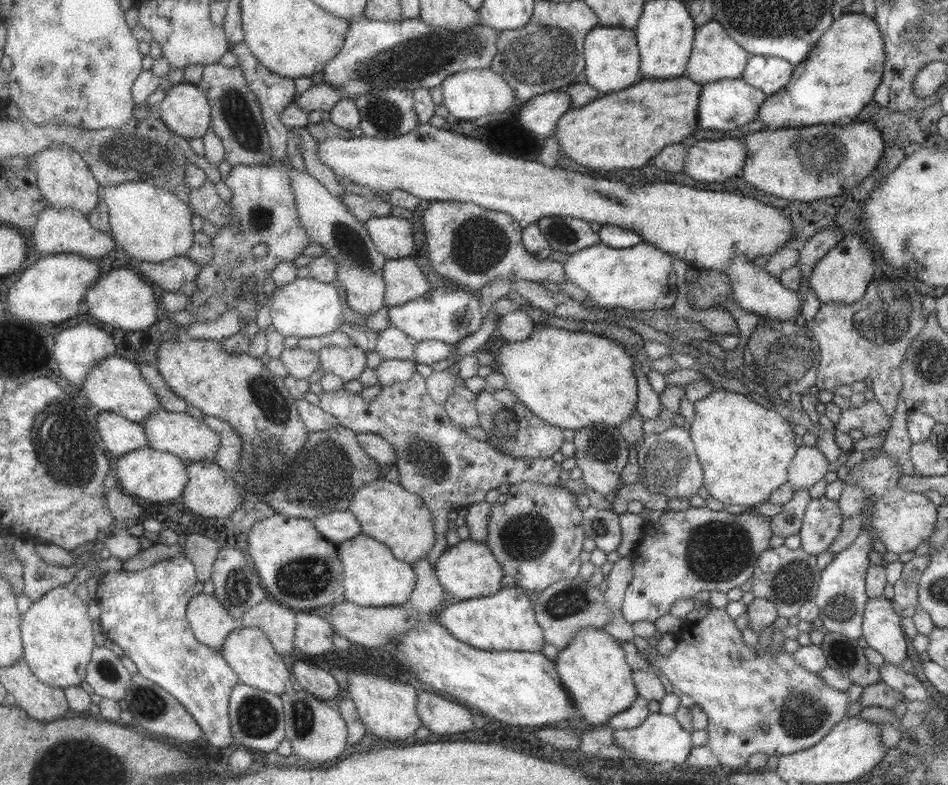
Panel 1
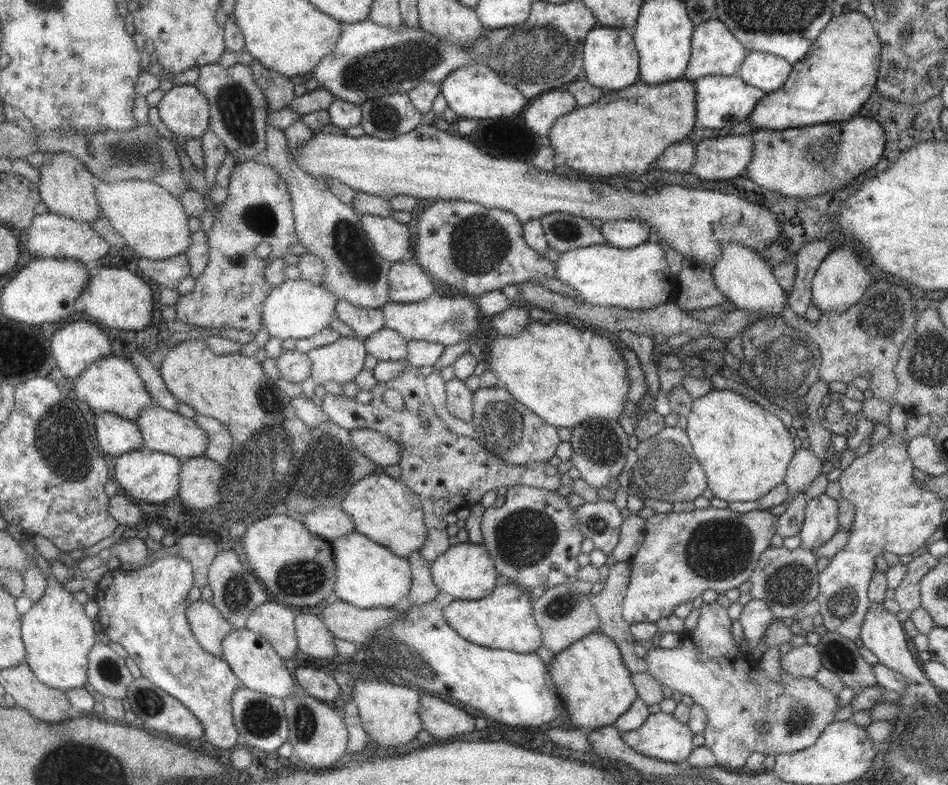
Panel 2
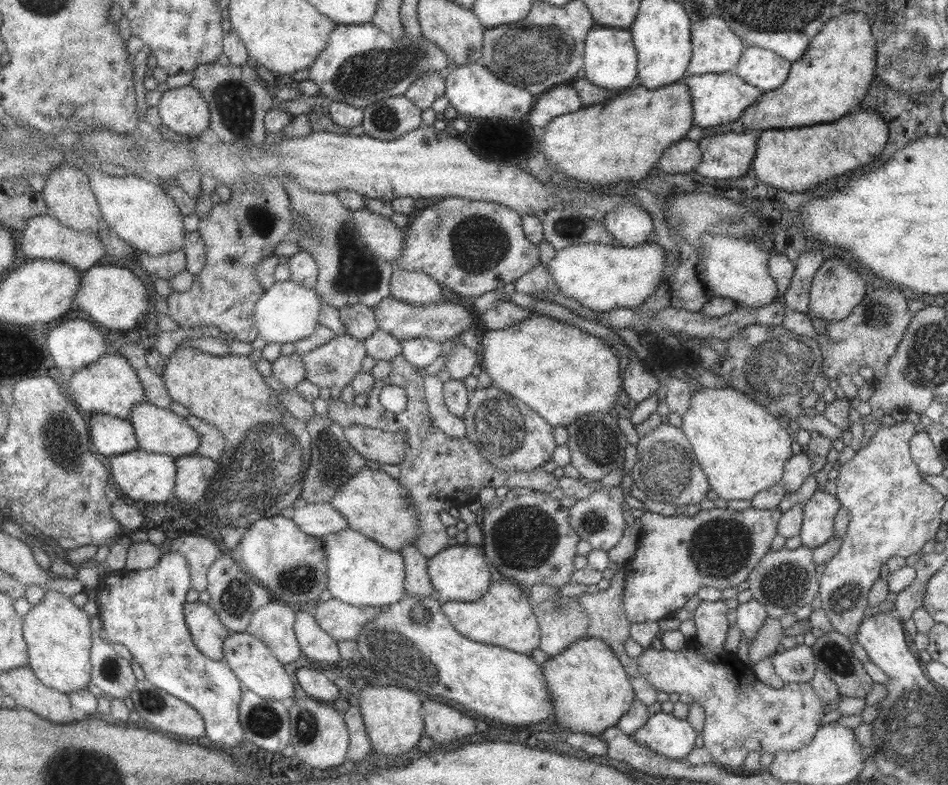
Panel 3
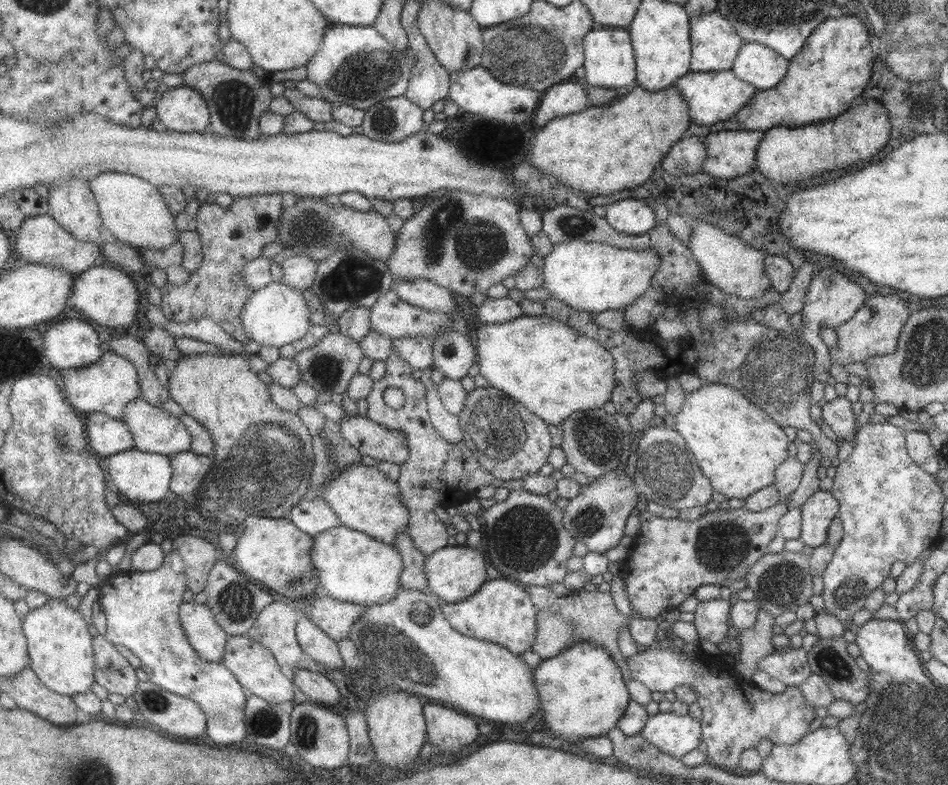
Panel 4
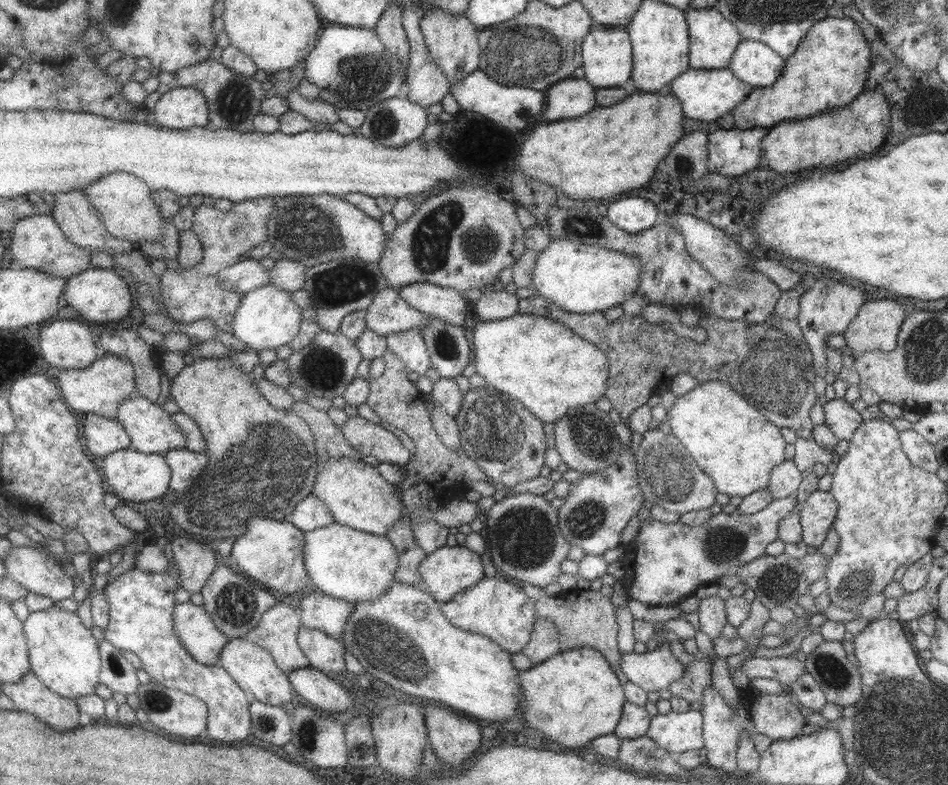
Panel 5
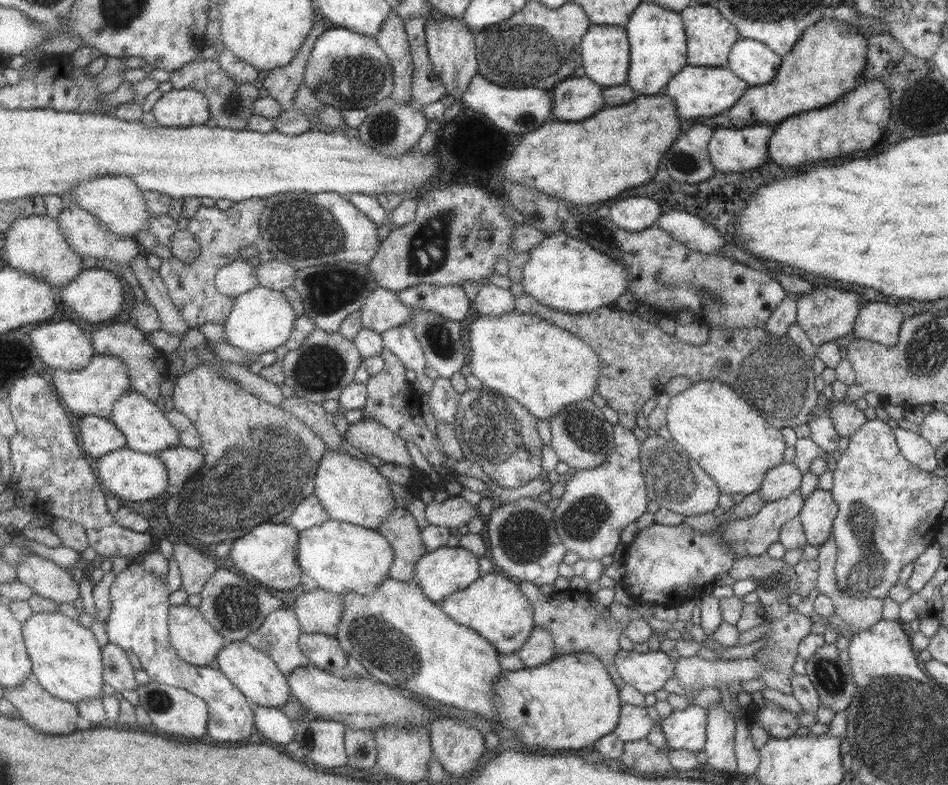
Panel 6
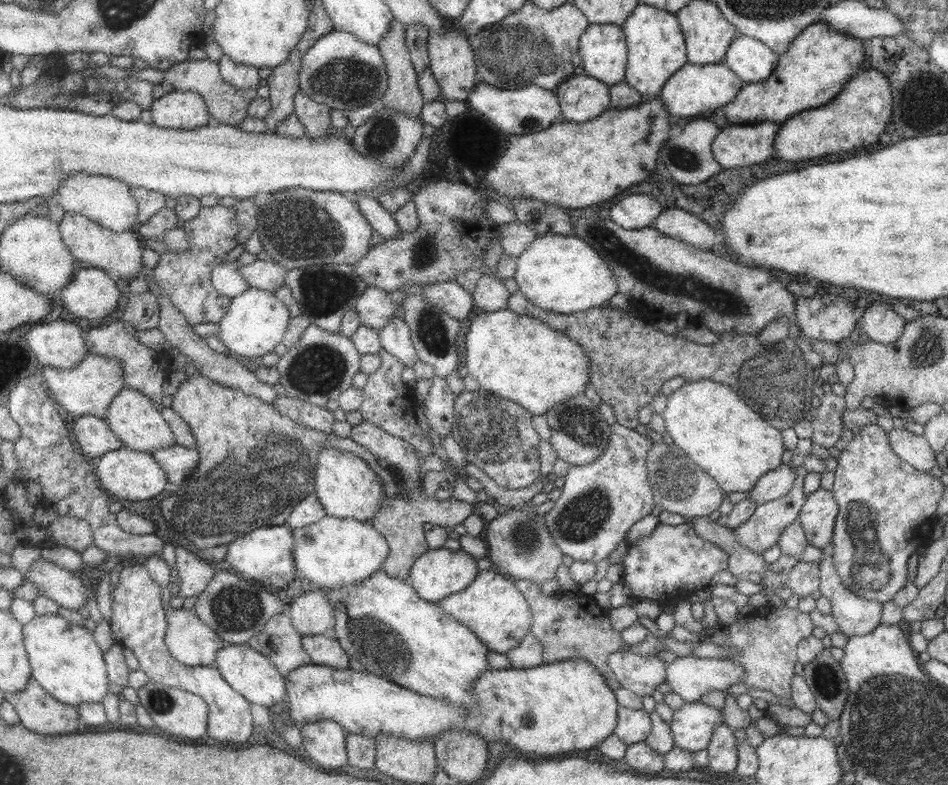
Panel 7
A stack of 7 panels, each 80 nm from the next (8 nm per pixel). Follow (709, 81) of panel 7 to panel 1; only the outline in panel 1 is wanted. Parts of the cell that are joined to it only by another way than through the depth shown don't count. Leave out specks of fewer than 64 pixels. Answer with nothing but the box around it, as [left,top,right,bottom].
[697,78,767,130]

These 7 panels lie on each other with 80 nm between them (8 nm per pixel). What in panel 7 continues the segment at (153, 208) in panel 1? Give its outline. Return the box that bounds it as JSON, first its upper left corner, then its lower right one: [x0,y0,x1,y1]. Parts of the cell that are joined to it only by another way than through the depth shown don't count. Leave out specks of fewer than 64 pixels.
[49,172,140,233]

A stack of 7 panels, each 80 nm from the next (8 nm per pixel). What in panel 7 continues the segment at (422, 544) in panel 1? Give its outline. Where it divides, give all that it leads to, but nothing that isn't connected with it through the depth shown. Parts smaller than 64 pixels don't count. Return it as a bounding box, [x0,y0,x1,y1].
[314,446,385,523]

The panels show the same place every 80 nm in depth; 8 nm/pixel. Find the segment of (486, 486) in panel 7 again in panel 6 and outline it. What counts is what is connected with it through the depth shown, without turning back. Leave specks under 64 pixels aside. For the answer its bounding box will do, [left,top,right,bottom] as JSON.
[363,348,552,503]

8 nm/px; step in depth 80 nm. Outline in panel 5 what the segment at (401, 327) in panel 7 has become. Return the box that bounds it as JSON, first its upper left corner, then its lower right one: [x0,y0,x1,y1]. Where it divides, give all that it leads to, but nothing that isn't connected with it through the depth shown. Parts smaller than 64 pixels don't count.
[385,329,430,377]

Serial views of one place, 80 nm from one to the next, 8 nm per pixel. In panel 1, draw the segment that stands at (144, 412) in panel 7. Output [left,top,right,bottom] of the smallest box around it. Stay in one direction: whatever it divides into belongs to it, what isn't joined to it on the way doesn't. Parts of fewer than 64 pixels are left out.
[142,408,220,463]

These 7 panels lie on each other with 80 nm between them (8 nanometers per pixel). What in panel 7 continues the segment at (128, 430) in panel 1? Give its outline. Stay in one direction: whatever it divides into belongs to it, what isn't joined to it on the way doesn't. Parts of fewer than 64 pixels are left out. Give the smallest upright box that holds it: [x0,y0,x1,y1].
[73,415,124,460]

